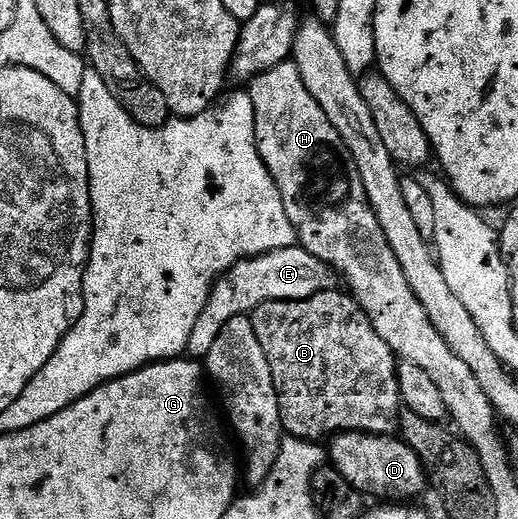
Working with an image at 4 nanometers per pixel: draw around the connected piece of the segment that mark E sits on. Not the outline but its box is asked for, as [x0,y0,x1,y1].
[187,246,338,358]

